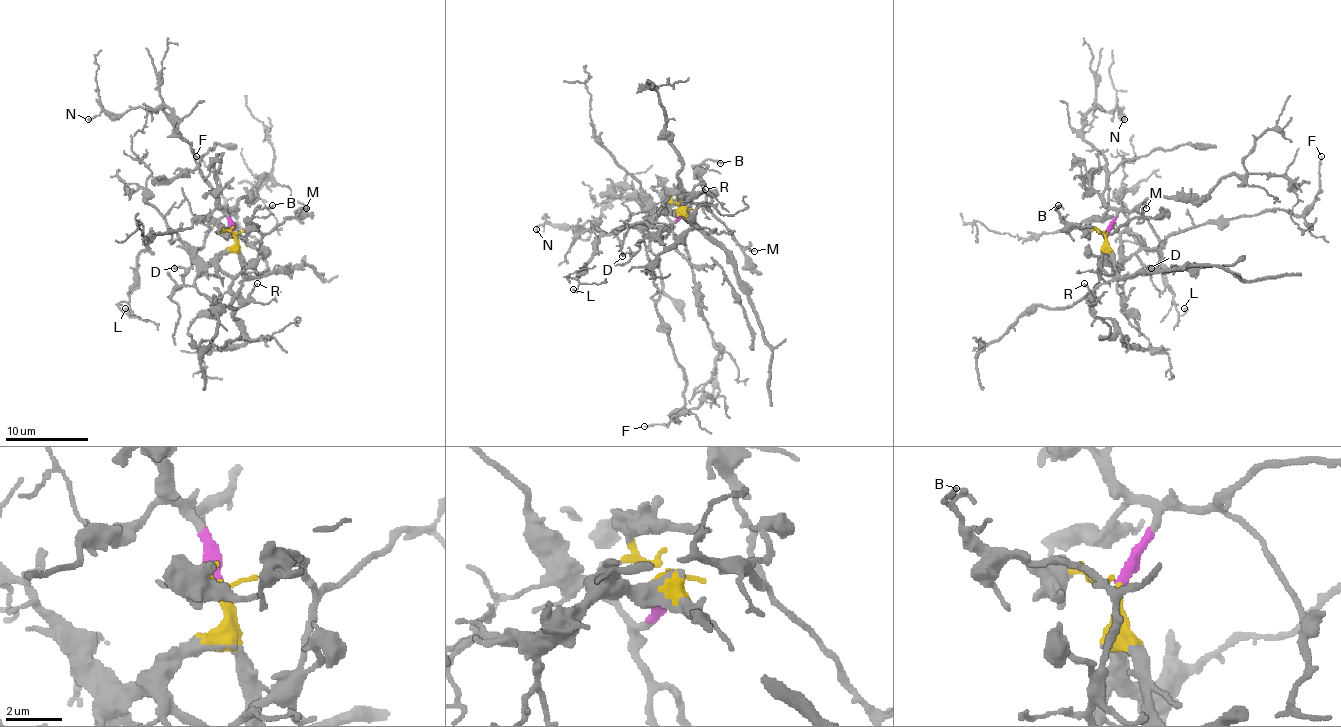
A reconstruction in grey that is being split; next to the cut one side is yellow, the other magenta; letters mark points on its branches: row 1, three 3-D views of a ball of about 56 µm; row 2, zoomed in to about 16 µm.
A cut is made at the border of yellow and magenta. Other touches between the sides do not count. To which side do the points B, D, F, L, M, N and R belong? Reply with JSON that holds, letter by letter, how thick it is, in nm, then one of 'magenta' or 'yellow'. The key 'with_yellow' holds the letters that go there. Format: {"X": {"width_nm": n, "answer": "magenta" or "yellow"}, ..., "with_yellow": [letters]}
{"B": {"width_nm": 150, "answer": "yellow"}, "D": {"width_nm": 200, "answer": "yellow"}, "F": {"width_nm": 80, "answer": "yellow"}, "L": {"width_nm": 160, "answer": "yellow"}, "M": {"width_nm": 170, "answer": "yellow"}, "N": {"width_nm": 140, "answer": "magenta"}, "R": {"width_nm": 100, "answer": "yellow"}, "with_yellow": ["B", "D", "F", "L", "M", "R"]}

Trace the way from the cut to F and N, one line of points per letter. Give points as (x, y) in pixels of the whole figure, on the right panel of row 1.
F: (1106, 233), (1106, 256), (1120, 264), (1197, 225), (1277, 208), (1300, 215), (1318, 190), (1321, 157)
N: (1106, 233), (1116, 213), (1104, 200), (1106, 159), (1083, 138), (1083, 116), (1096, 105), (1118, 107), (1125, 120)

